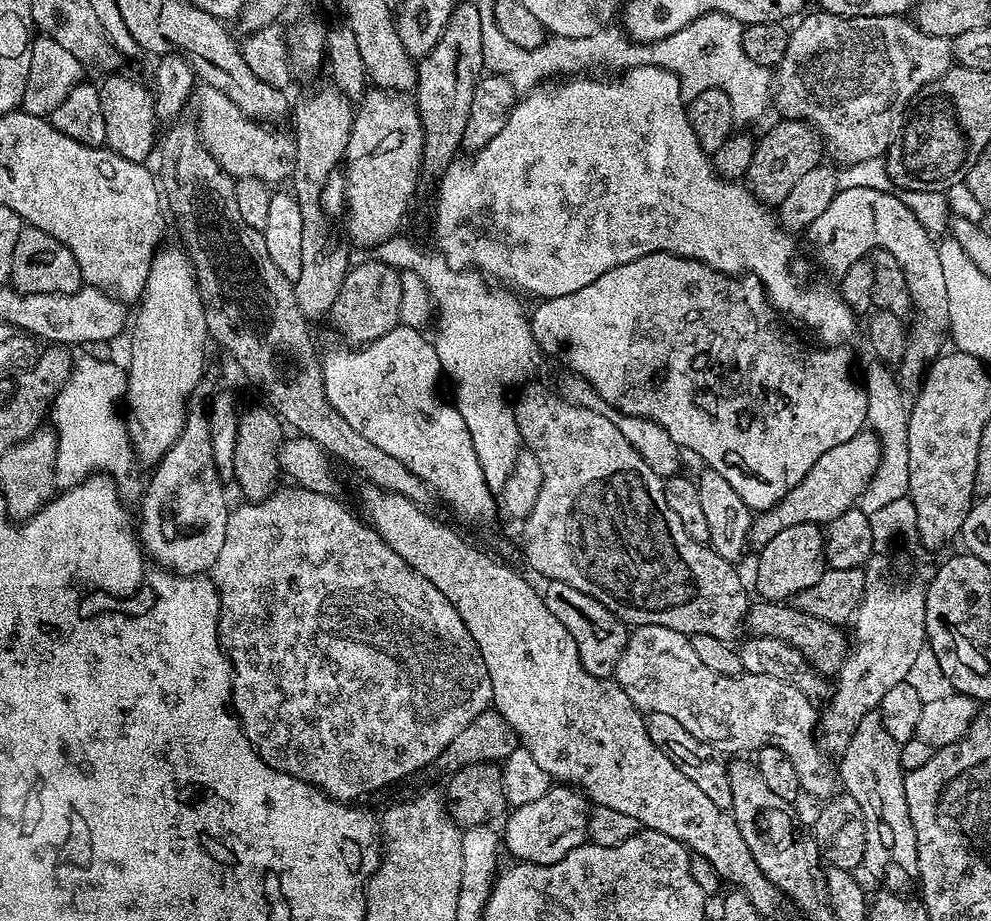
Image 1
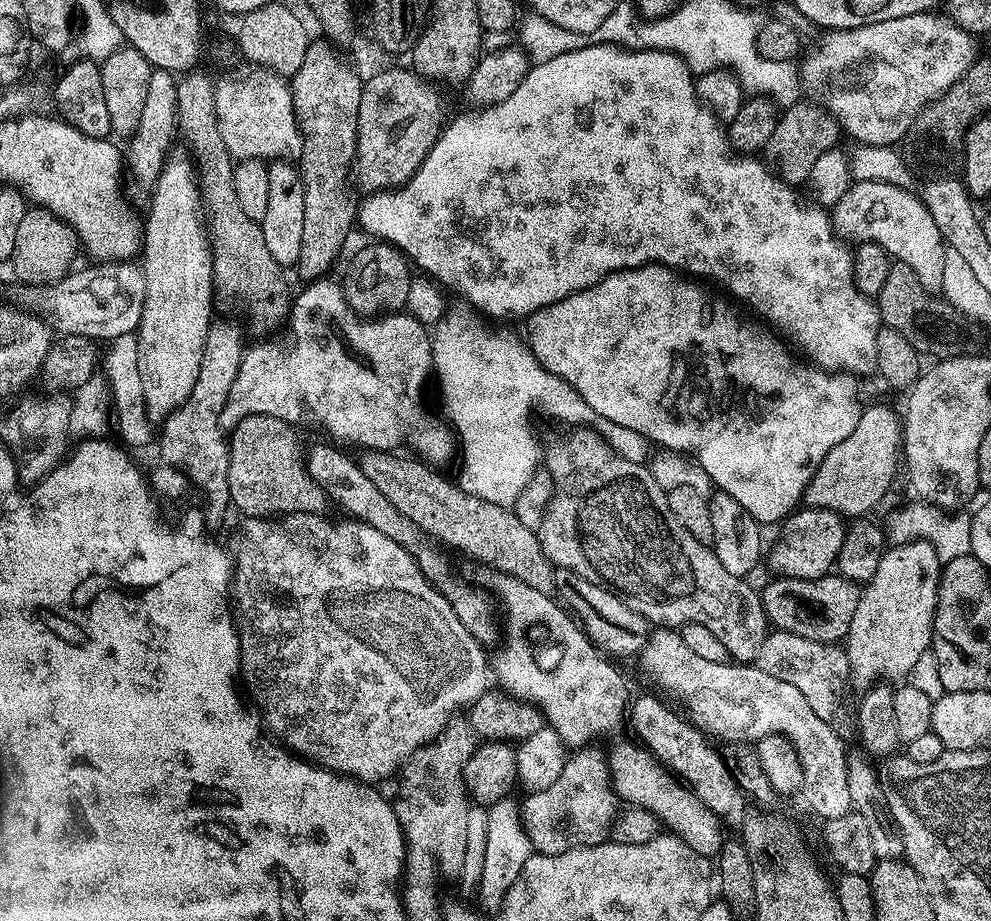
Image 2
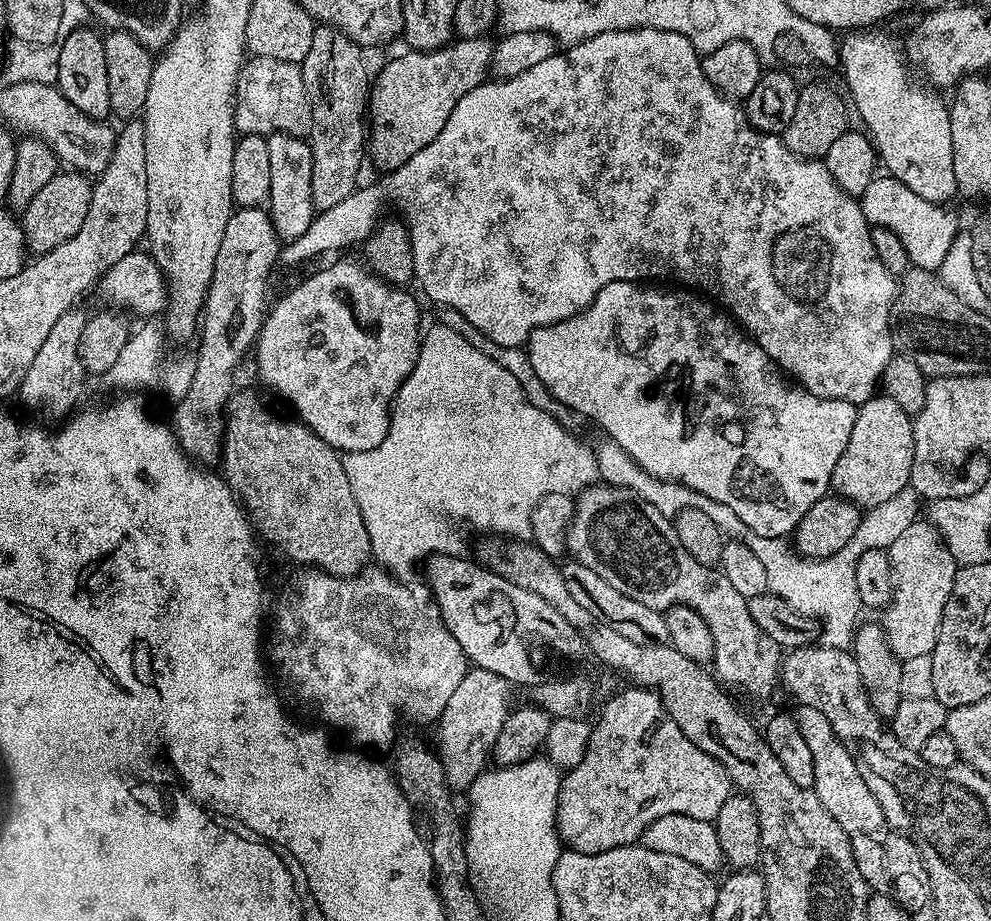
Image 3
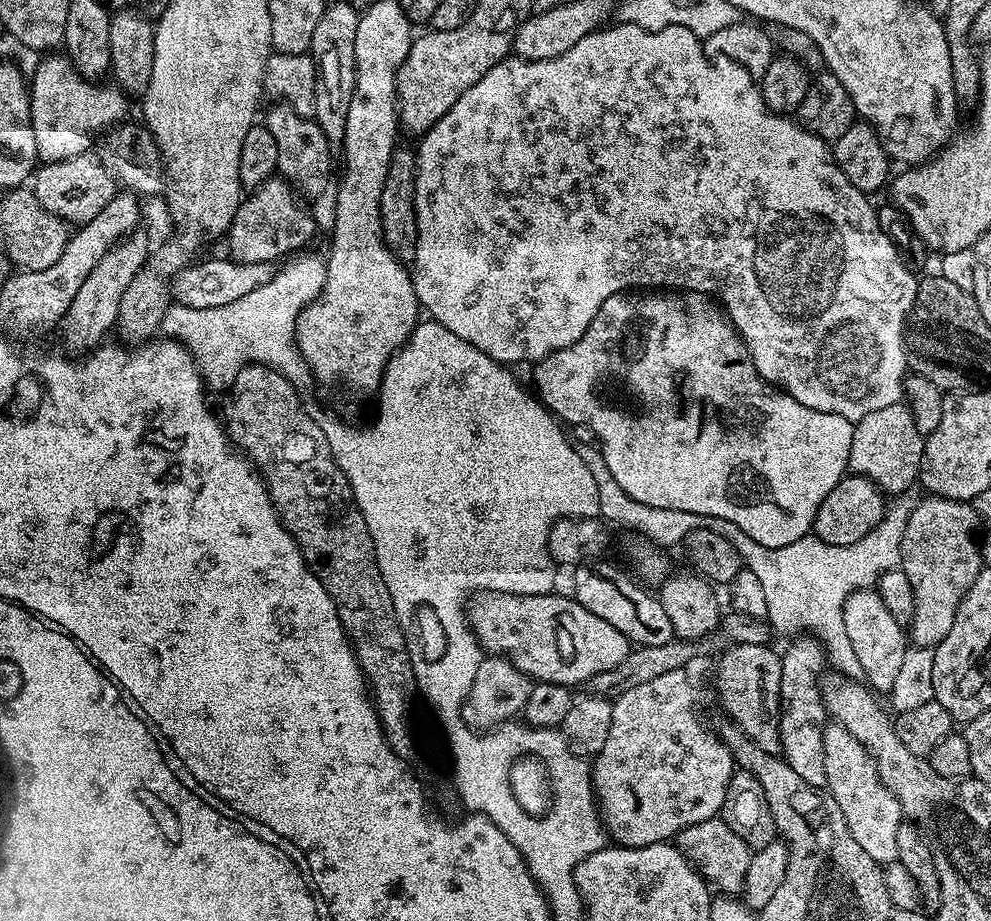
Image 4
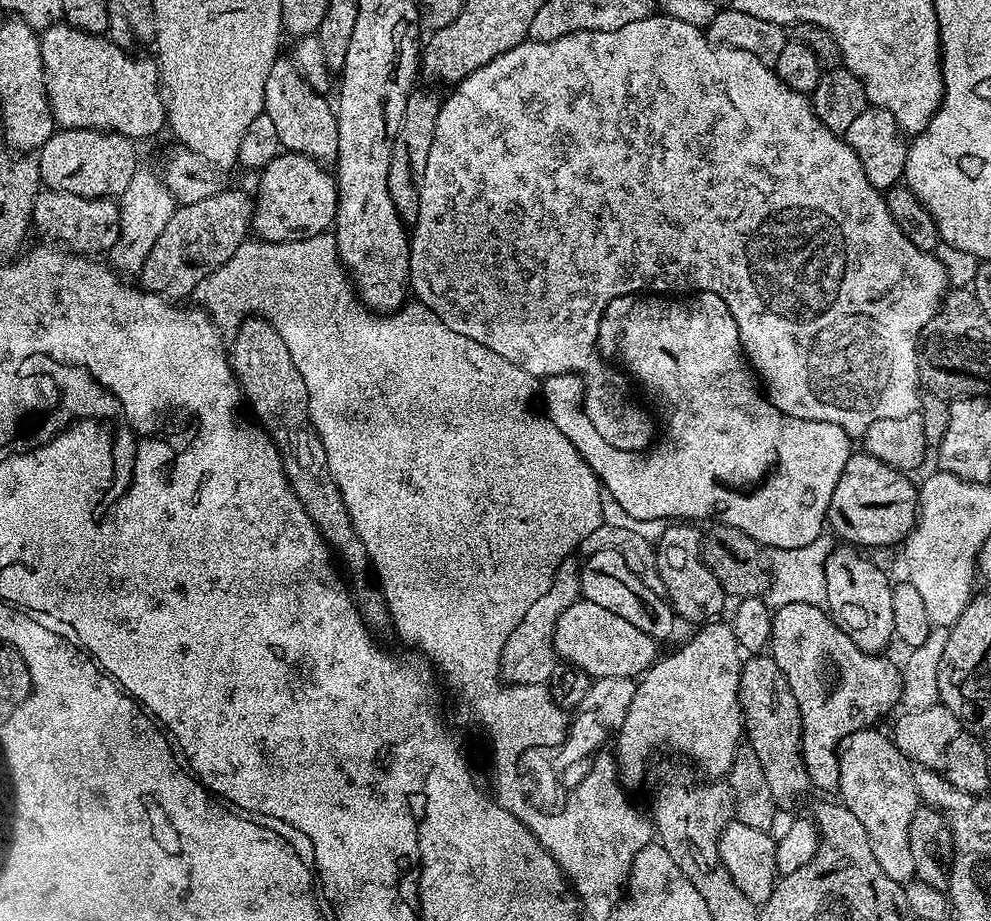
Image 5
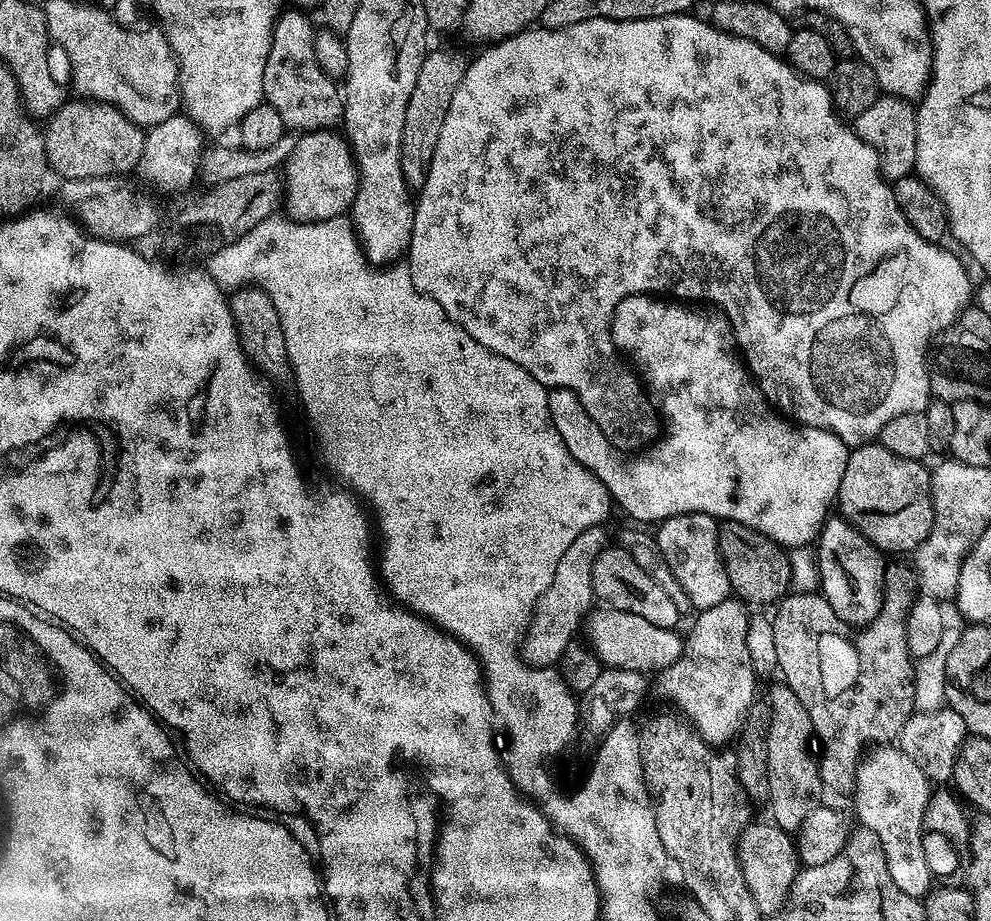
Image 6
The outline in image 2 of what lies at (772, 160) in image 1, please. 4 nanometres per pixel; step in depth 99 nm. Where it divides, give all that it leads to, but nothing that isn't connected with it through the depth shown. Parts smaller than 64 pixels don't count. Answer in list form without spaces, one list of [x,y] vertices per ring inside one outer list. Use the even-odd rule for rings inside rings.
[[[804,103],[791,104],[781,111],[780,120],[774,126],[774,134],[770,134],[770,142],[766,146],[767,159],[774,165],[775,171],[793,186],[805,183],[818,157],[826,154],[826,150],[837,147],[841,143],[839,140],[842,140],[840,124],[821,104]]]

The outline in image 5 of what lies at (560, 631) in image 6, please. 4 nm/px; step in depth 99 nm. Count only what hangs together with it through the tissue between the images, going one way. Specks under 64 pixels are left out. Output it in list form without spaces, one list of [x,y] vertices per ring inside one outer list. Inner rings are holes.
[[[569,558],[560,563],[550,582],[550,590],[546,590],[546,594],[542,594],[542,598],[538,598],[538,602],[530,605],[530,610],[526,610],[526,614],[522,614],[522,622],[518,622],[518,626],[514,626],[514,630],[510,633],[510,638],[506,638],[506,646],[502,646],[500,655],[500,675],[507,683],[547,685],[550,674],[554,674],[558,663],[556,649],[552,647],[554,626],[558,622],[562,610],[566,610],[566,606],[570,606],[575,600],[581,599],[580,564],[574,561],[575,559]]]

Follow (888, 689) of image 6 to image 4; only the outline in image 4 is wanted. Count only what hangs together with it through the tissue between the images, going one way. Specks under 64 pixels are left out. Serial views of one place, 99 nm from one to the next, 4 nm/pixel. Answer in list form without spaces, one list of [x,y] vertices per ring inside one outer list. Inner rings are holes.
[[[806,638],[810,640],[796,640],[788,649],[783,649],[780,661],[782,662],[782,686],[780,687],[780,752],[785,762],[790,766],[790,770],[794,770],[794,774],[798,774],[798,778],[802,778],[802,782],[806,782],[810,786],[823,789],[826,785],[826,758],[822,750],[822,738],[824,737],[824,726],[826,723],[826,711],[824,709],[824,697],[820,695],[821,677],[816,676],[816,672],[823,673],[826,668],[826,651],[825,646],[816,638]]]

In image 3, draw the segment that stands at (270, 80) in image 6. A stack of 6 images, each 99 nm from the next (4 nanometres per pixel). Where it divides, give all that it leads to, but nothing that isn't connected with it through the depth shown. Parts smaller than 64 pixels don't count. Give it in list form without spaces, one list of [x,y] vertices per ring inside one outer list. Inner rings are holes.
[[[274,132],[267,137],[270,150],[270,198],[266,211],[272,217],[272,225],[281,241],[291,242],[302,238],[310,230],[310,222],[318,211],[312,200],[312,146],[307,139]]]

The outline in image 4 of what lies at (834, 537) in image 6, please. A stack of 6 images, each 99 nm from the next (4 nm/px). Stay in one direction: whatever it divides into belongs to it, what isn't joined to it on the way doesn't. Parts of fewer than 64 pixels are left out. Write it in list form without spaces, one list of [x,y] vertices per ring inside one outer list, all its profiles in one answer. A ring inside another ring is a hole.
[[[875,590],[850,593],[845,602],[844,618],[850,646],[854,646],[858,654],[868,687],[877,693],[888,694],[901,669],[903,655],[910,647],[905,625],[896,620],[890,610],[886,610],[886,602],[882,602],[880,593]]]

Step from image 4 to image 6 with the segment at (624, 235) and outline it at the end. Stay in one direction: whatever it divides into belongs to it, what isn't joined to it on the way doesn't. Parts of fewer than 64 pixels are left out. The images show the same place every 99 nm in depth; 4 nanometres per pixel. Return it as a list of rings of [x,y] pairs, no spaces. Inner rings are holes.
[[[693,14],[682,16],[663,16],[662,18],[646,18],[645,20],[607,20],[606,18],[590,18],[586,22],[578,22],[574,26],[565,28],[546,28],[533,26],[516,36],[507,36],[505,40],[493,43],[477,60],[469,63],[462,82],[458,82],[458,90],[454,98],[450,98],[450,110],[446,110],[446,118],[442,122],[442,134],[438,134],[438,146],[434,146],[434,154],[430,158],[429,170],[426,174],[425,184],[420,187],[414,200],[414,226],[412,237],[408,243],[406,253],[406,267],[412,285],[421,296],[429,296],[450,319],[474,342],[478,342],[486,350],[514,362],[525,368],[538,382],[542,382],[549,390],[563,390],[573,392],[582,402],[588,417],[592,419],[592,425],[598,429],[601,437],[611,444],[621,454],[636,454],[647,449],[661,435],[662,420],[654,407],[653,401],[646,395],[637,373],[618,355],[618,349],[612,340],[612,315],[622,302],[631,296],[647,296],[649,294],[657,298],[671,298],[676,302],[700,302],[705,300],[705,305],[719,310],[728,320],[732,327],[732,338],[739,355],[742,357],[755,387],[767,398],[768,403],[777,412],[791,418],[797,425],[805,428],[821,428],[826,432],[832,432],[849,449],[859,448],[862,444],[871,444],[880,435],[880,431],[898,414],[924,413],[933,399],[928,369],[930,367],[930,345],[934,337],[947,331],[949,327],[969,307],[974,296],[974,284],[964,269],[964,264],[951,252],[940,244],[931,244],[910,222],[906,222],[906,214],[898,206],[898,202],[892,193],[892,184],[884,179],[878,166],[878,154],[866,142],[862,142],[860,135],[851,127],[848,128],[843,119],[838,115],[836,106],[832,102],[832,94],[827,83],[818,80],[809,80],[801,76],[787,59],[781,58],[777,53],[770,50],[762,50],[758,42],[750,42],[746,38],[738,38],[718,30],[707,19],[699,20]]]

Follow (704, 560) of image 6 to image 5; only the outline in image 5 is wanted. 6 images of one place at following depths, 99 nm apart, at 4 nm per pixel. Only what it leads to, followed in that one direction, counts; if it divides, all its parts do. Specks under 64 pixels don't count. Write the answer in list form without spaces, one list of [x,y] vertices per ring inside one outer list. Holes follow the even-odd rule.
[[[672,522],[664,529],[658,541],[658,555],[660,565],[658,574],[662,574],[662,586],[666,599],[672,605],[673,612],[681,621],[689,620],[692,626],[700,626],[705,622],[712,622],[724,608],[726,597],[718,578],[710,574],[700,553],[702,532],[692,522]]]

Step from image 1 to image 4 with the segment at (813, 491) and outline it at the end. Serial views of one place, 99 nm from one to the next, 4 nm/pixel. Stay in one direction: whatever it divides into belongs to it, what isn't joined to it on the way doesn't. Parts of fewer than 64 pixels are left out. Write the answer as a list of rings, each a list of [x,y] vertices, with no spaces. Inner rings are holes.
[[[903,403],[874,410],[872,414],[866,414],[866,418],[855,421],[850,442],[849,469],[855,475],[865,476],[875,482],[876,487],[885,494],[900,493],[919,481],[925,439],[918,426],[914,426],[911,410]]]

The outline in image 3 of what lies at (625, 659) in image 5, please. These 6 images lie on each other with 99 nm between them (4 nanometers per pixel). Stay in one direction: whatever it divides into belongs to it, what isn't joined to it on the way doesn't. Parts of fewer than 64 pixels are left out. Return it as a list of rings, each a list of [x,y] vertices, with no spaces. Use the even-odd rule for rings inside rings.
[[[430,556],[422,572],[428,575],[426,587],[440,607],[442,618],[454,634],[458,646],[468,655],[469,661],[490,674],[506,678],[513,686],[531,686],[537,683],[536,664],[532,661],[532,643],[537,640],[553,648],[560,656],[576,656],[585,651],[584,639],[538,594],[522,590],[514,582],[494,574],[475,559],[458,556]]]

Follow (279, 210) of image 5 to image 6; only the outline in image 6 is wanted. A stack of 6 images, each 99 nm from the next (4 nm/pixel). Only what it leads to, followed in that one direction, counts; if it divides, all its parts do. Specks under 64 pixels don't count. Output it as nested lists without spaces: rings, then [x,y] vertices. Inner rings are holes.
[[[332,128],[303,133],[297,139],[294,154],[290,154],[282,174],[285,178],[287,215],[298,221],[329,220],[345,215],[351,209],[360,185],[360,170],[356,166],[352,145]]]

